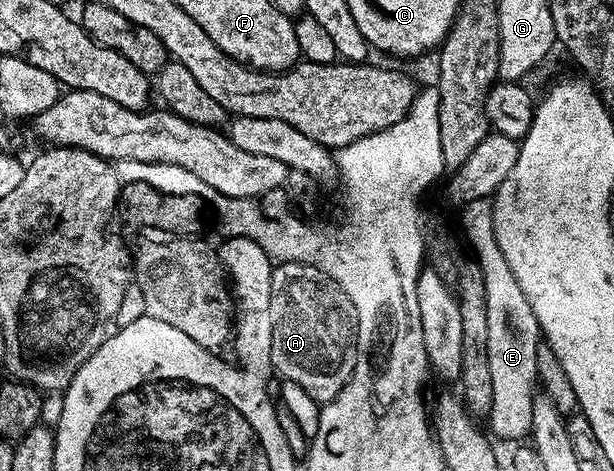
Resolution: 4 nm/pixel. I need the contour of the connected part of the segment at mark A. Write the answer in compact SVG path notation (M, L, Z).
M284 264L283 283L273 298L273 358L283 380L297 383L319 405L332 404L358 367L362 311L351 290L323 266Z

